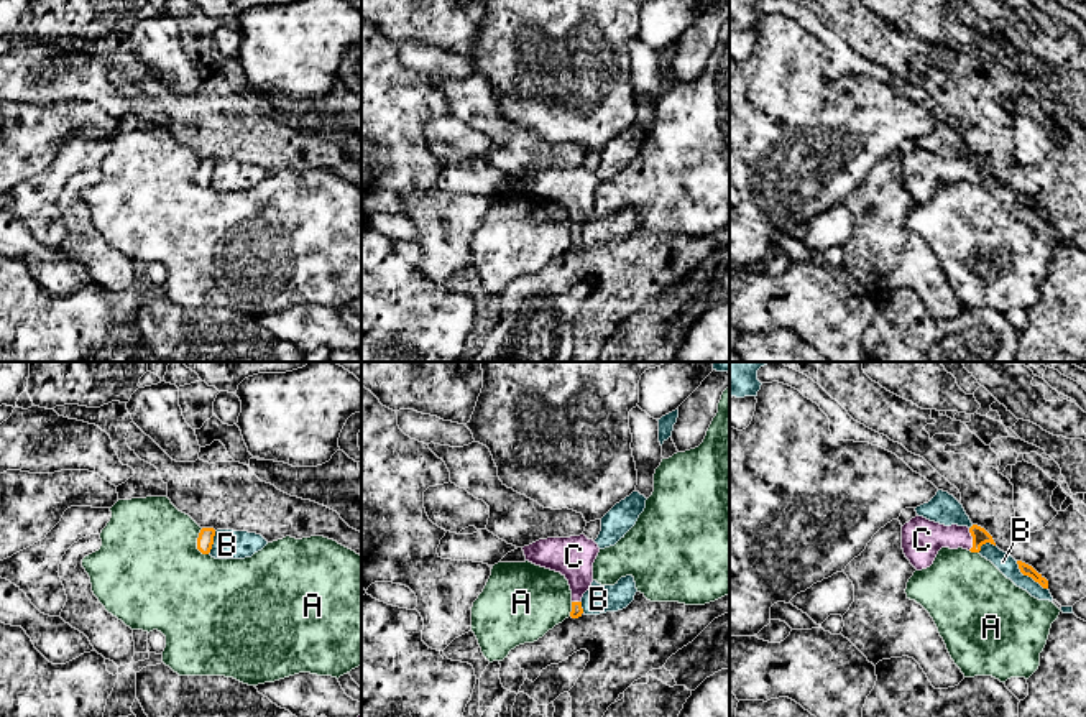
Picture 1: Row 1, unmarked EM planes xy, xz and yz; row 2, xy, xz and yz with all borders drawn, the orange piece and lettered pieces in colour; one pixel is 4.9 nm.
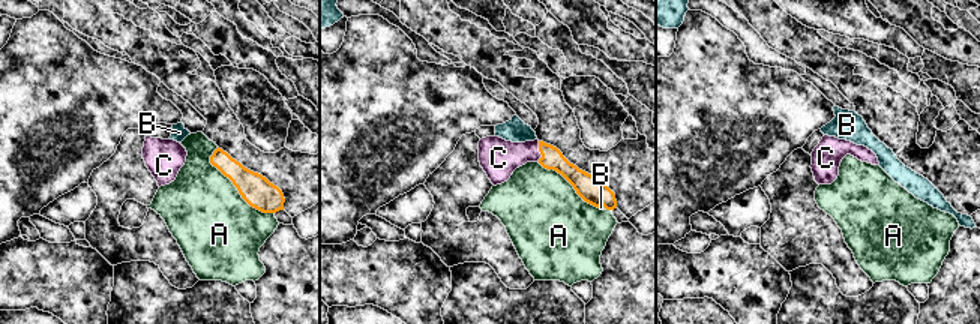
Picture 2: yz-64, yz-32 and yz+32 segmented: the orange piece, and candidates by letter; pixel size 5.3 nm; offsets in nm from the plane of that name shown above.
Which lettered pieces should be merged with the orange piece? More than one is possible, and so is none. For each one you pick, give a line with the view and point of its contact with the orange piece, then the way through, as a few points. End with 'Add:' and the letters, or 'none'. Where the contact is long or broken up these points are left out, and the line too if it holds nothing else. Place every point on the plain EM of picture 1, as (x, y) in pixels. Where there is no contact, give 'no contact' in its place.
C: meets orange in yz at (973, 171); runs through yz (980, 166), (973, 171), (922, 171)
Add: C

